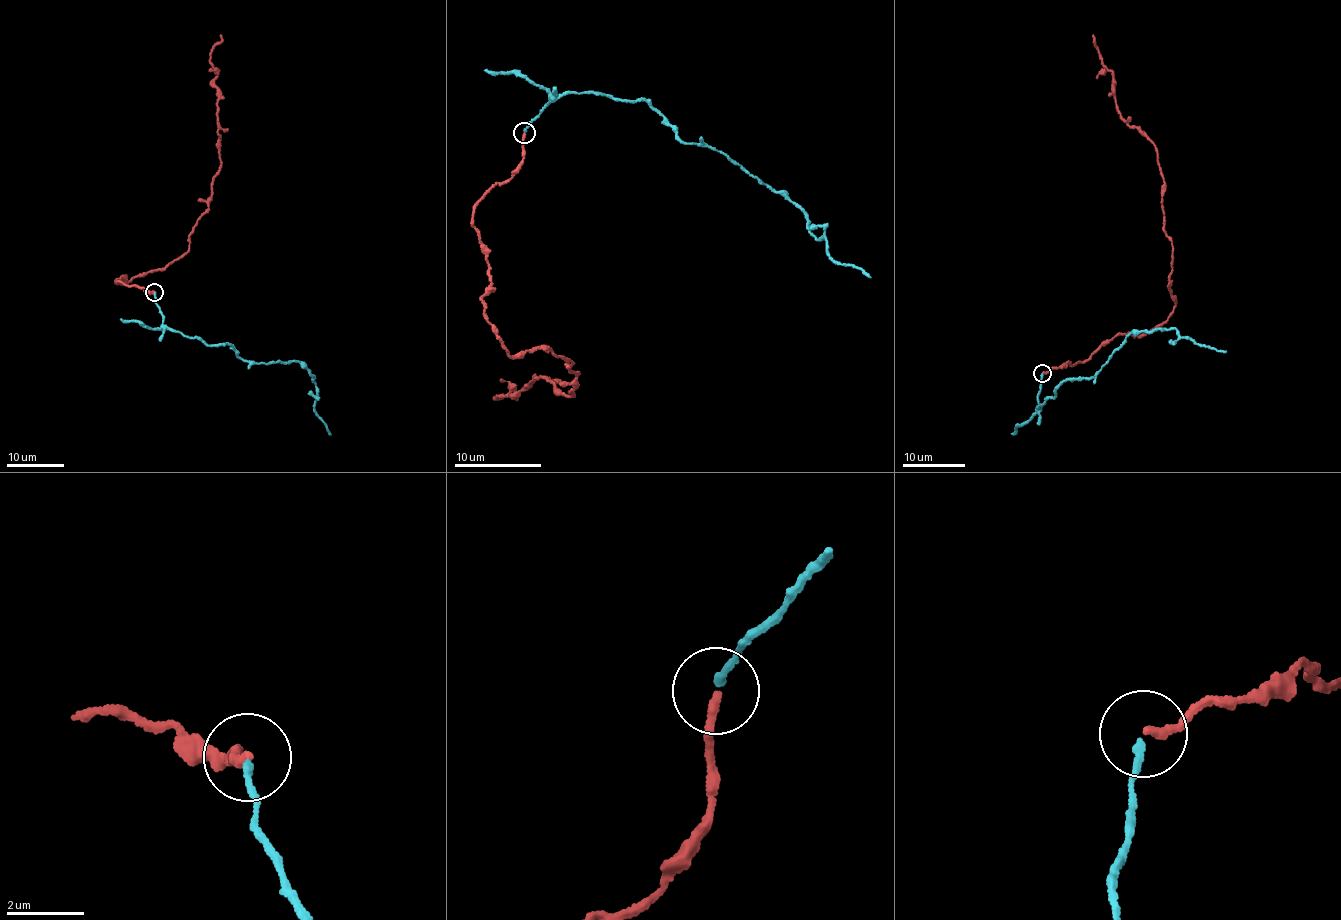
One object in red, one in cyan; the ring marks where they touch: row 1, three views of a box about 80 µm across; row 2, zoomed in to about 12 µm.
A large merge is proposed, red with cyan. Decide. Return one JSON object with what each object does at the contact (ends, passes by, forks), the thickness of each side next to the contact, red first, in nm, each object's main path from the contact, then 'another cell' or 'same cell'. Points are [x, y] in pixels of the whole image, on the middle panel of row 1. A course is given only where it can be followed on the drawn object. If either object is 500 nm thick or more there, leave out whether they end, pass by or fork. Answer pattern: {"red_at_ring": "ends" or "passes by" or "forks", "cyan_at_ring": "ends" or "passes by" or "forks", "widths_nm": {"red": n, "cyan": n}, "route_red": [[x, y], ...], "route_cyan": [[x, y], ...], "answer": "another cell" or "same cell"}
{"red_at_ring": "ends", "cyan_at_ring": "ends", "widths_nm": {"red": 200, "cyan": 170}, "route_red": [[524, 132], [472, 223], [481, 302], [511, 356], [547, 349], [577, 376], [573, 396], [542, 376], [497, 399]], "route_cyan": [[524, 132], [558, 96], [650, 101], [678, 138], [727, 154], [804, 212], [831, 259], [871, 278]], "answer": "same cell"}

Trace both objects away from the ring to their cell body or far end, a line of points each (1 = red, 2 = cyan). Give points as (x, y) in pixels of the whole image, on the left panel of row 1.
1: (154, 292), (116, 280), (164, 269), (187, 252), (208, 208), (220, 167), (210, 60), (220, 35)
2: (154, 292), (167, 327), (206, 344), (232, 347), (242, 360), (304, 365), (315, 384), (314, 409), (331, 434)

